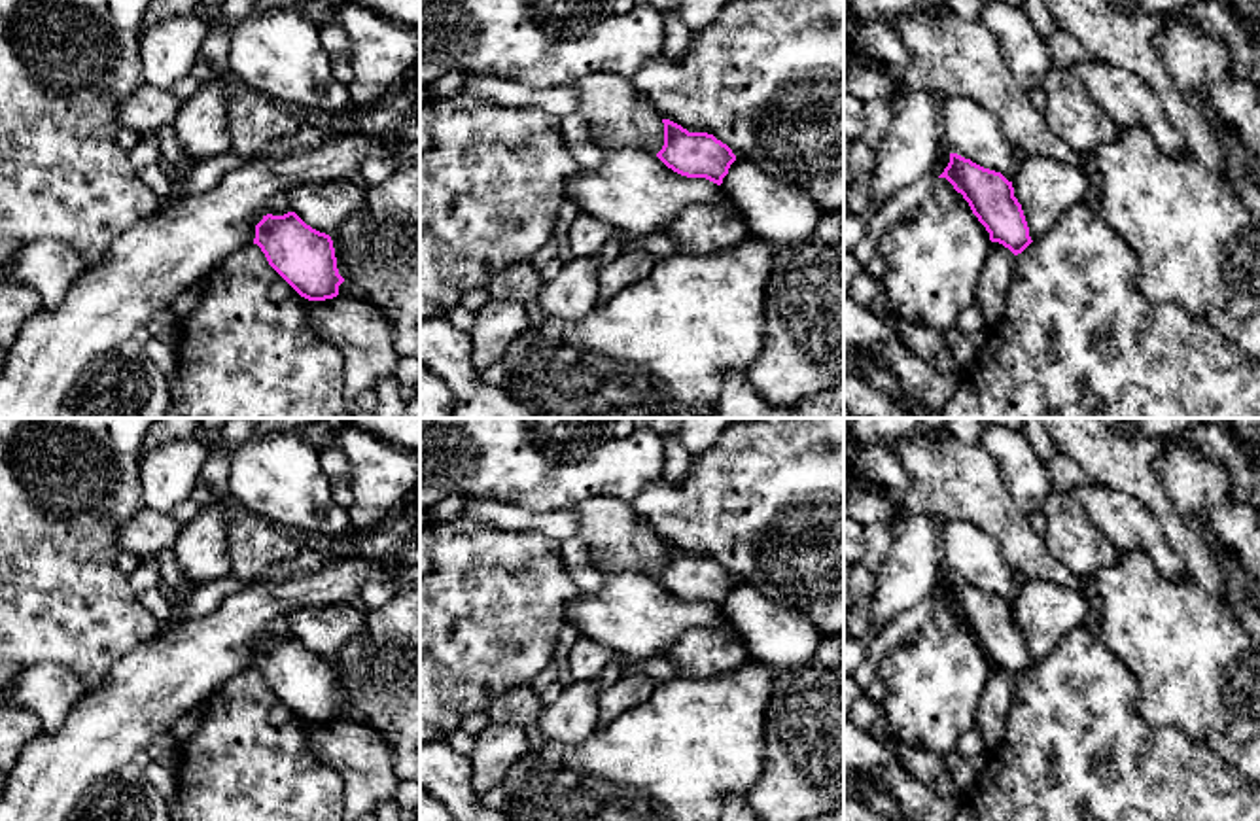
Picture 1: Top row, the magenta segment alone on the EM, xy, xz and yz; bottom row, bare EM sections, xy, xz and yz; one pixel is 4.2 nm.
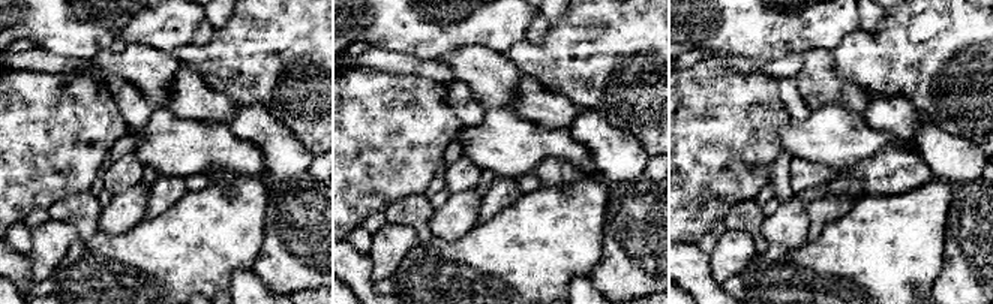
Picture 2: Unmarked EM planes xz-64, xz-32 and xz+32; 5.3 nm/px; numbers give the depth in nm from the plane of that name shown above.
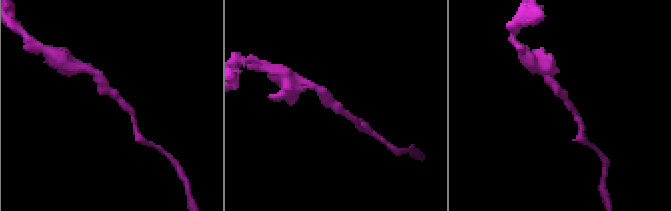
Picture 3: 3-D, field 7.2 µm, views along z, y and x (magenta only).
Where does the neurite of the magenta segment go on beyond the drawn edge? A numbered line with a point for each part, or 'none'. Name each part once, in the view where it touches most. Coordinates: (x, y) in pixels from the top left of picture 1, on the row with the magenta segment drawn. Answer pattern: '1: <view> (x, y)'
none

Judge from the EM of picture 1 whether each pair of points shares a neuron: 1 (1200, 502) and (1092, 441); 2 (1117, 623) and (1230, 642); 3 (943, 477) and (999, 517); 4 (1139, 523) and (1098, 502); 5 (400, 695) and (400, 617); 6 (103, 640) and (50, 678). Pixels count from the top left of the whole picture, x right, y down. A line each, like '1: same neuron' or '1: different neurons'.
1: different neurons
2: same neuron
3: same neuron
4: same neuron
5: same neuron
6: different neurons

